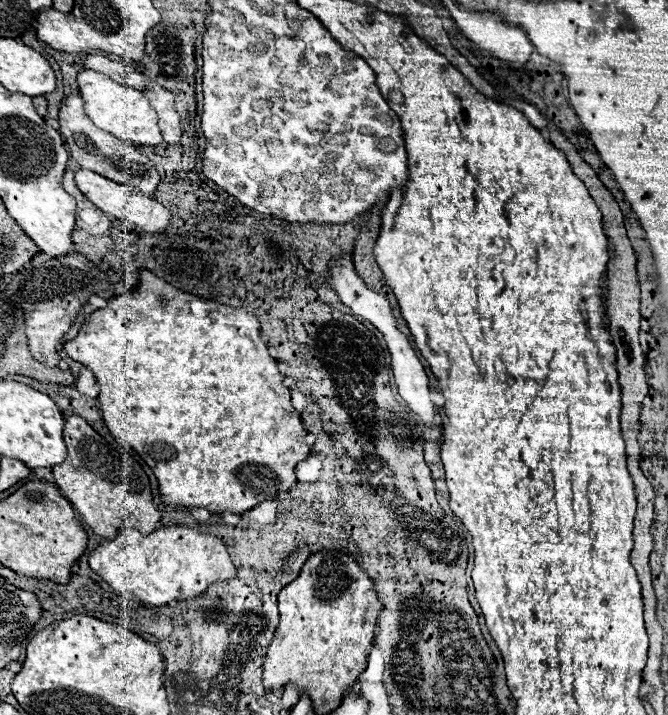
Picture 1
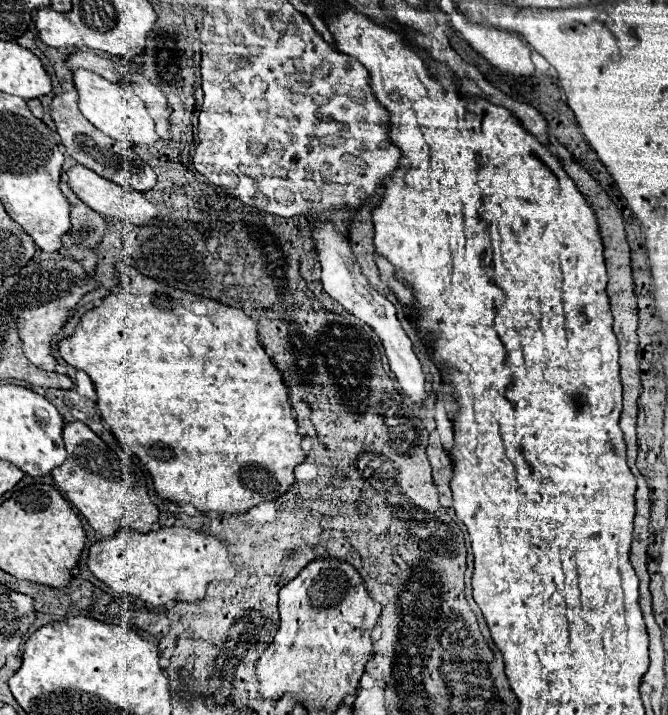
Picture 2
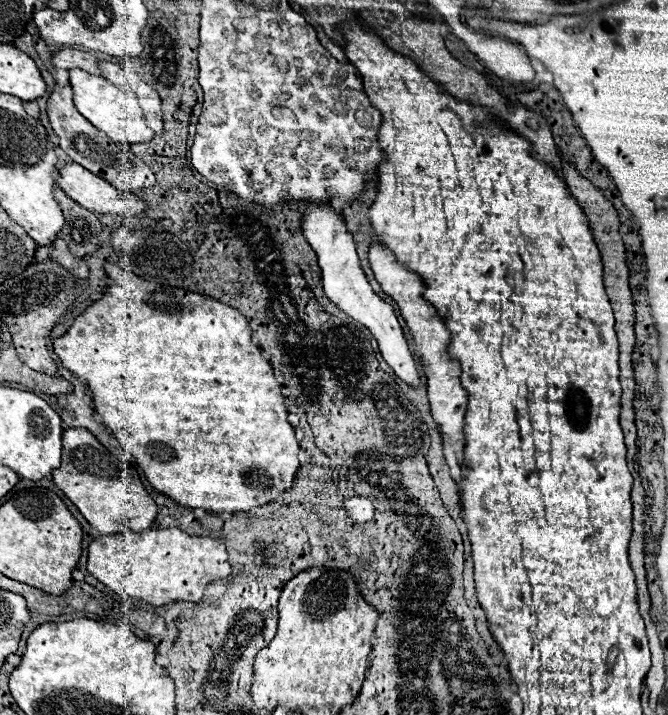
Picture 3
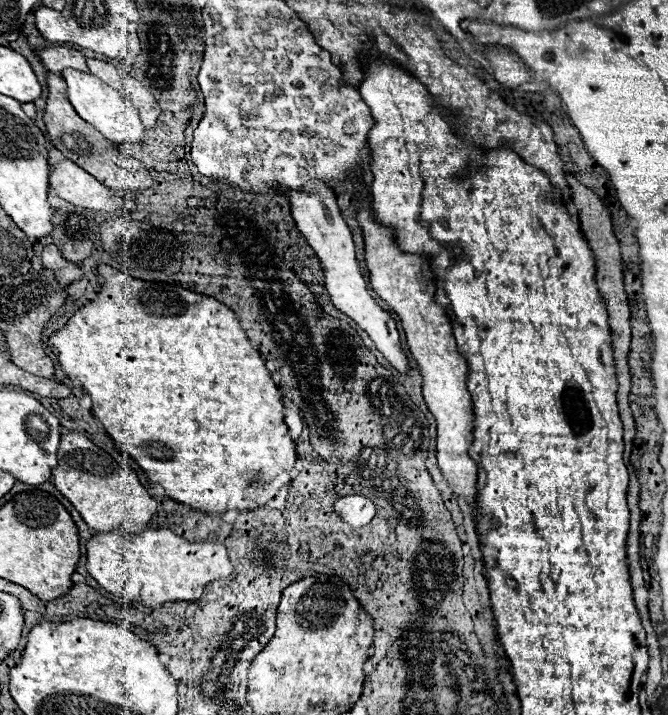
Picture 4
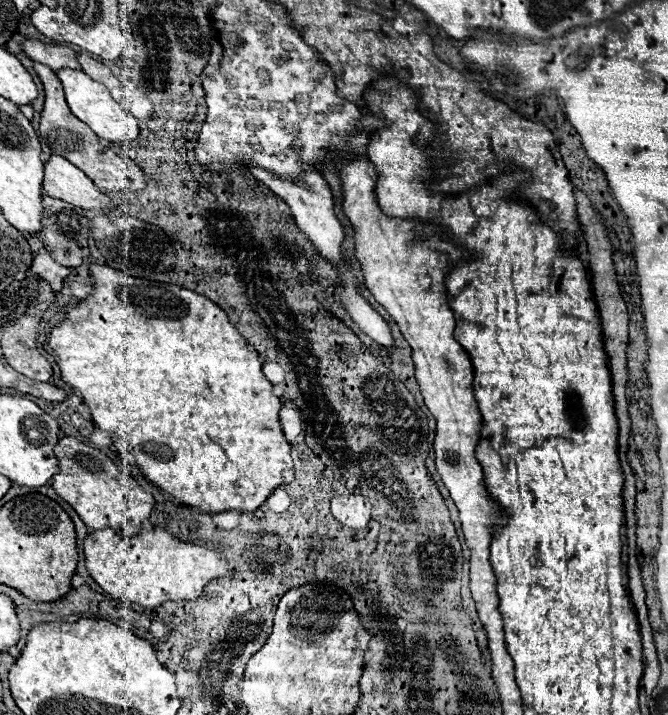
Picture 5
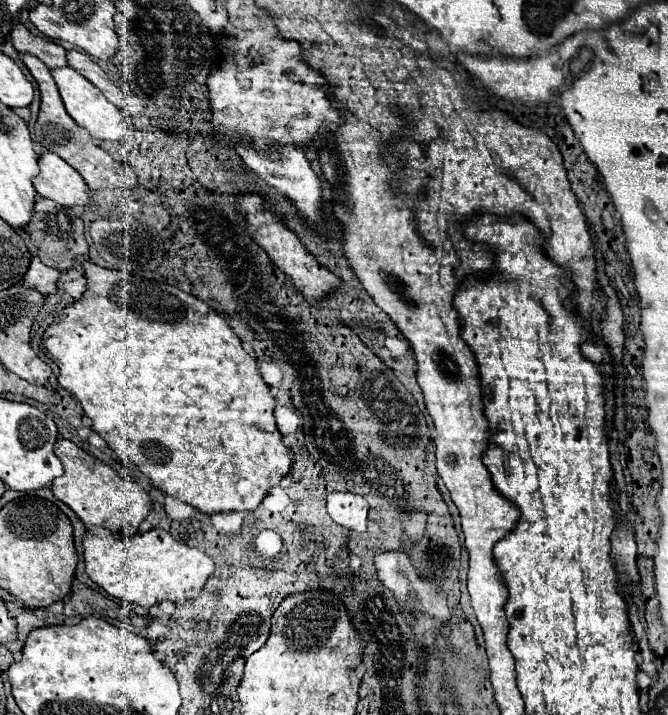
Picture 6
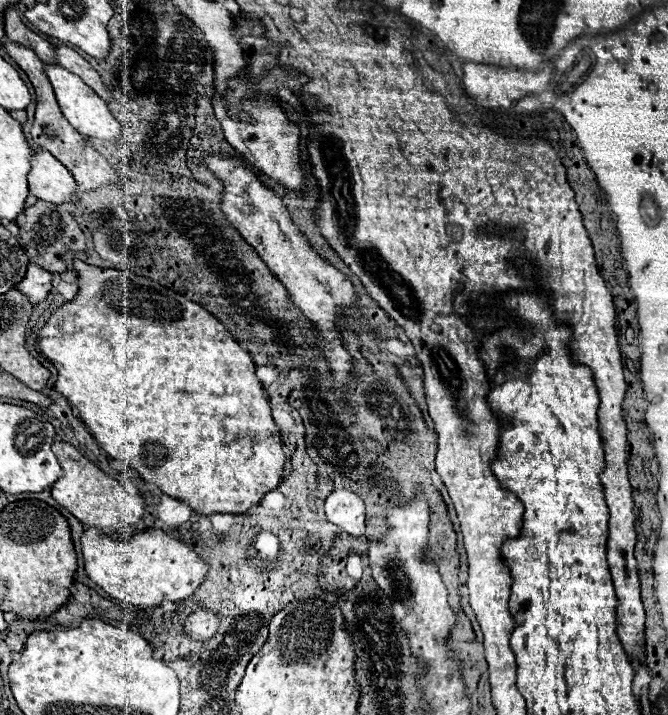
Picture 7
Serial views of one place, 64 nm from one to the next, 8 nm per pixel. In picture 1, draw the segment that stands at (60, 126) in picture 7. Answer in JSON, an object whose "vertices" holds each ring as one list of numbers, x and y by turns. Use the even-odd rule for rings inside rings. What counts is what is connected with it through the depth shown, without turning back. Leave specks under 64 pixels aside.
{"vertices":[[70,94,62,100,58,122,60,122,60,132,66,136,70,156,82,168,90,168,90,170,98,172,100,176,110,178,120,184,132,184,134,188,142,190,148,196,152,196,156,192,156,188,160,186,160,174,158,174,156,166,152,164,152,160,148,156,144,156,136,146,130,146,128,142,118,140,116,136,110,136,110,132,102,132,100,128,96,128,94,122,86,116,84,100,80,96]]}

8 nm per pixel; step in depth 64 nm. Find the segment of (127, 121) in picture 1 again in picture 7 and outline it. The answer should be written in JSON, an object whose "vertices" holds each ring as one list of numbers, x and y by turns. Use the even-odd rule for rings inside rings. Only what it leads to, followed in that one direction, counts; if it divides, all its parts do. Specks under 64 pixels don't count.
{"vertices":[[46,66,46,74,52,82,52,88,56,92,58,104,66,116,66,120,82,134,90,136,90,138,100,138,100,140,118,140,122,138,122,126,120,122,110,114,108,104,88,86,82,82,80,76,74,76,72,72,68,72,62,66]]}

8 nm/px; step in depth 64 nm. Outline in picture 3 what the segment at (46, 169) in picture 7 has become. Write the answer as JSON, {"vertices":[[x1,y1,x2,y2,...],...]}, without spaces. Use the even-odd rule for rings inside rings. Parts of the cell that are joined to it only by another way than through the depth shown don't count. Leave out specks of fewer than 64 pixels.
{"vertices":[[72,162,58,170,60,176,56,184,80,206,96,214,118,214,124,220,140,218,146,212,146,202,142,202,132,192,118,192,112,184,106,184,100,176]]}

